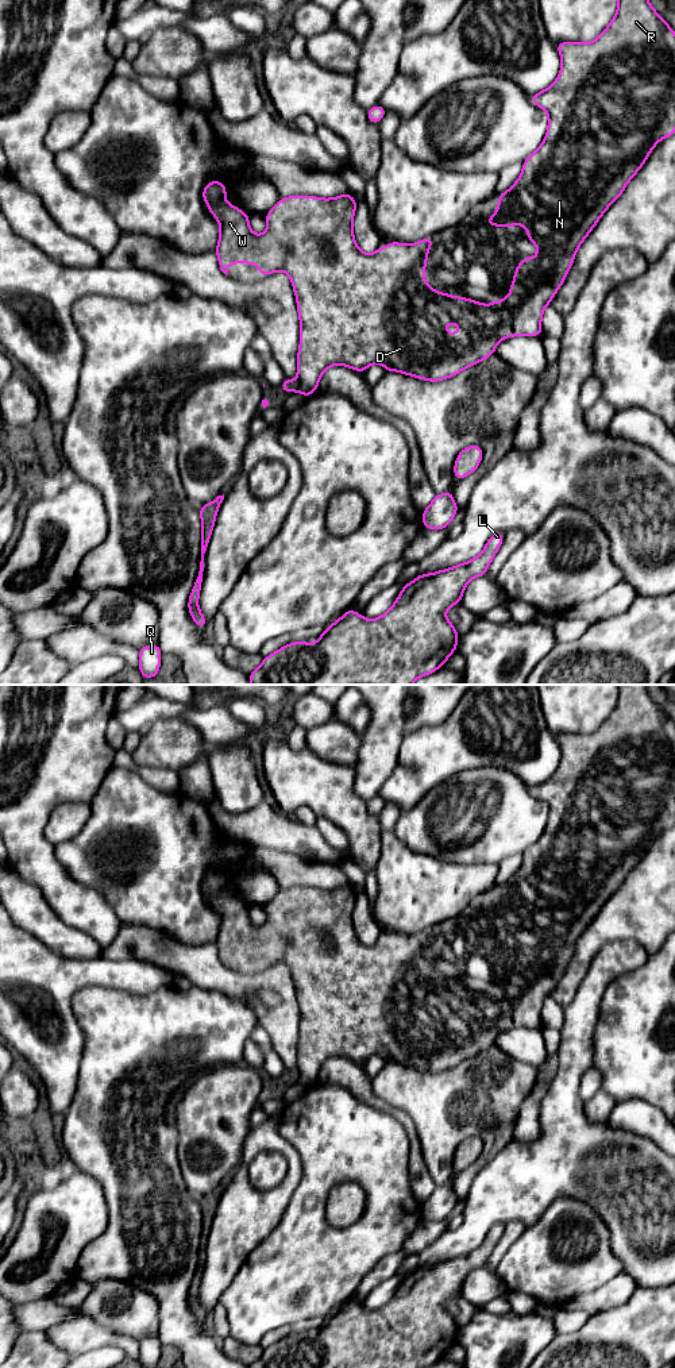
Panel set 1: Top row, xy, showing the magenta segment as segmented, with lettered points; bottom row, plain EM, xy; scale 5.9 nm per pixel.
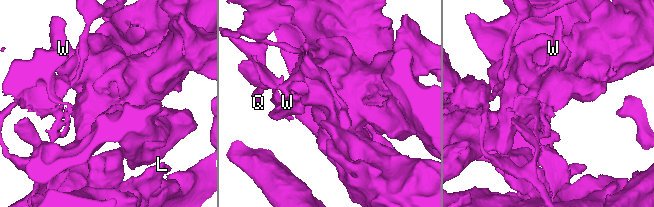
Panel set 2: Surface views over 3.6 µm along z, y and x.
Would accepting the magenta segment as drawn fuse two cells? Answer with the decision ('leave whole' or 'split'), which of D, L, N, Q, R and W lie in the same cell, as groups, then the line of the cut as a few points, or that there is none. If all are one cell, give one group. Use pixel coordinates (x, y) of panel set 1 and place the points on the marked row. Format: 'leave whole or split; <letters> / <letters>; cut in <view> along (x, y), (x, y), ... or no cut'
split; D L N R W / Q; cut in xy along (296, 384), (297, 389)

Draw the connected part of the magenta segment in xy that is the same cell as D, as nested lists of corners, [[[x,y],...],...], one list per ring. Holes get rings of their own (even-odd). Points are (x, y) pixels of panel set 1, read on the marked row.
[[[618,0],[618,8],[602,34],[593,42],[560,42],[556,49],[562,58],[562,69],[554,84],[532,95],[532,103],[539,108],[543,108],[548,113],[548,131],[540,147],[522,162],[522,172],[518,180],[504,193],[498,194],[498,209],[493,216],[487,217],[486,223],[491,228],[493,226],[509,227],[521,226],[526,227],[526,235],[532,244],[539,247],[539,253],[535,258],[522,258],[516,267],[513,284],[509,289],[506,300],[497,298],[493,304],[483,305],[479,301],[471,298],[463,298],[460,296],[452,297],[448,293],[439,293],[431,288],[425,281],[425,262],[428,261],[428,250],[432,247],[436,239],[427,238],[417,243],[396,243],[389,242],[386,247],[378,247],[374,254],[363,253],[354,239],[352,220],[356,209],[356,200],[350,194],[342,194],[333,199],[320,199],[315,196],[289,196],[281,199],[267,213],[267,230],[262,235],[255,235],[248,224],[250,216],[238,207],[232,207],[225,200],[227,188],[223,182],[212,180],[202,189],[202,200],[208,205],[209,212],[217,219],[220,224],[220,238],[216,246],[216,254],[219,259],[220,270],[227,275],[230,263],[254,263],[262,275],[273,274],[275,271],[286,271],[293,290],[297,298],[297,312],[300,315],[300,348],[297,352],[297,392],[308,397],[317,390],[321,374],[331,366],[340,365],[347,366],[355,371],[363,373],[373,363],[381,363],[386,371],[400,371],[406,375],[416,377],[431,382],[437,382],[456,375],[462,370],[477,365],[481,361],[491,357],[495,351],[495,346],[500,340],[510,336],[543,336],[541,317],[544,308],[551,304],[551,300],[560,289],[564,278],[571,269],[575,259],[576,250],[586,239],[586,236],[595,227],[605,211],[622,194],[628,182],[641,169],[648,159],[652,149],[660,139],[668,138],[675,134],[675,31],[667,24],[667,22],[652,8],[648,0]],[[328,243],[332,251],[331,258],[323,257],[323,244]],[[456,323],[460,325],[460,331],[456,335],[448,334],[443,330],[446,324]]]

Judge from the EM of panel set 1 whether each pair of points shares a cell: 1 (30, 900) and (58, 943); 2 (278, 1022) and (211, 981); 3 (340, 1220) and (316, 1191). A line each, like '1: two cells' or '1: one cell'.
1: one cell
2: one cell
3: two cells

